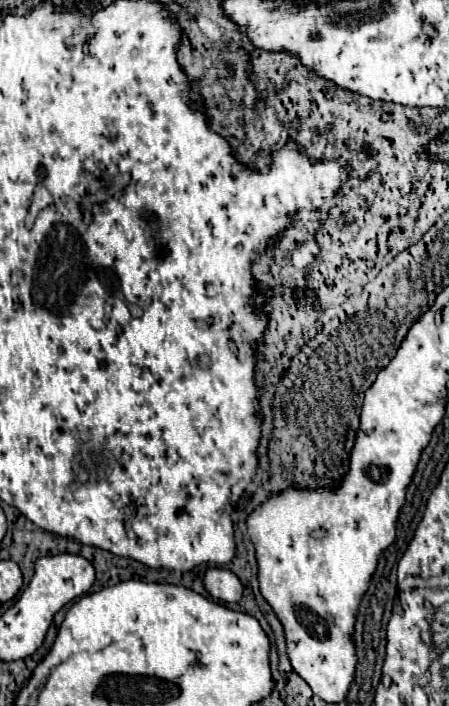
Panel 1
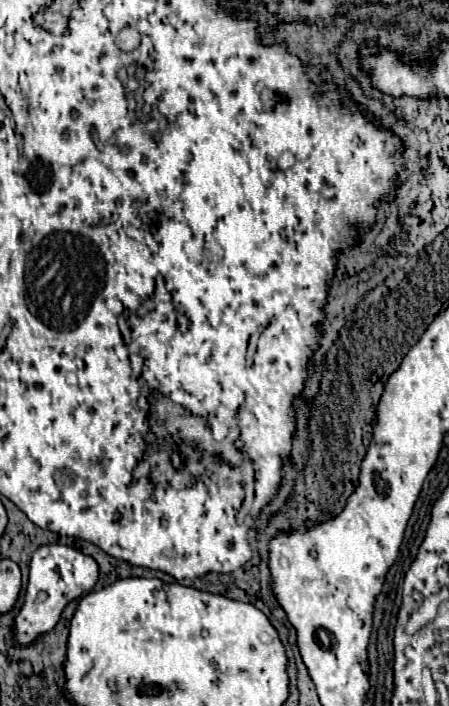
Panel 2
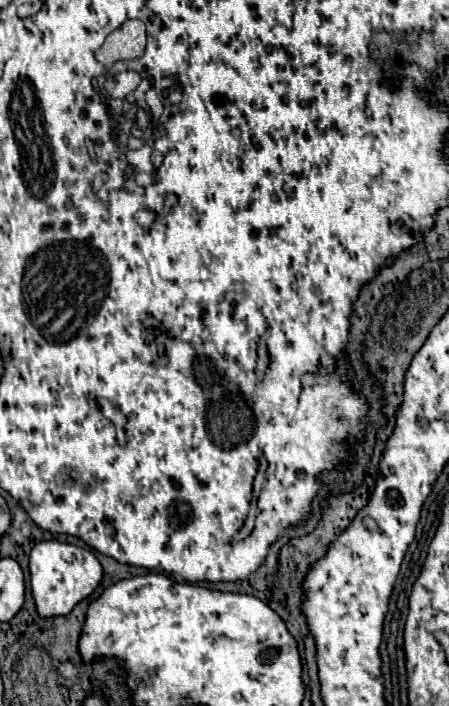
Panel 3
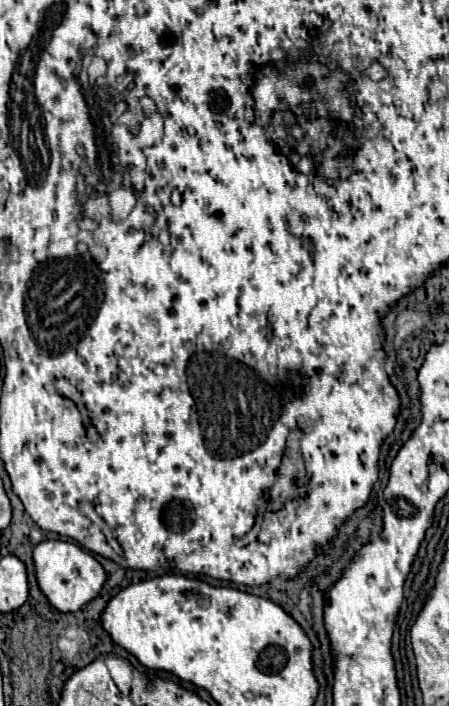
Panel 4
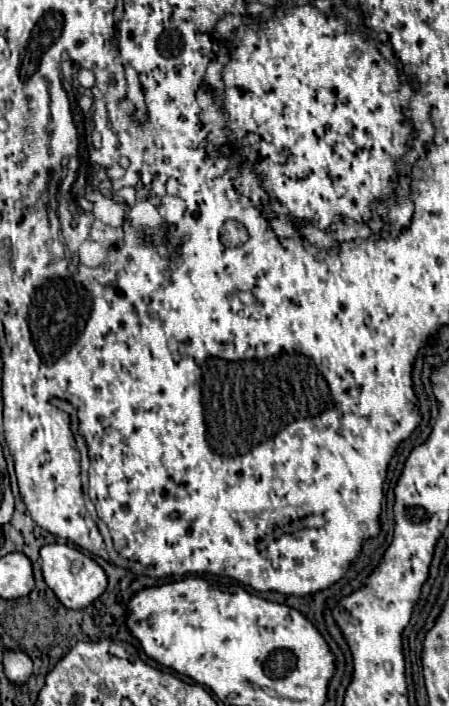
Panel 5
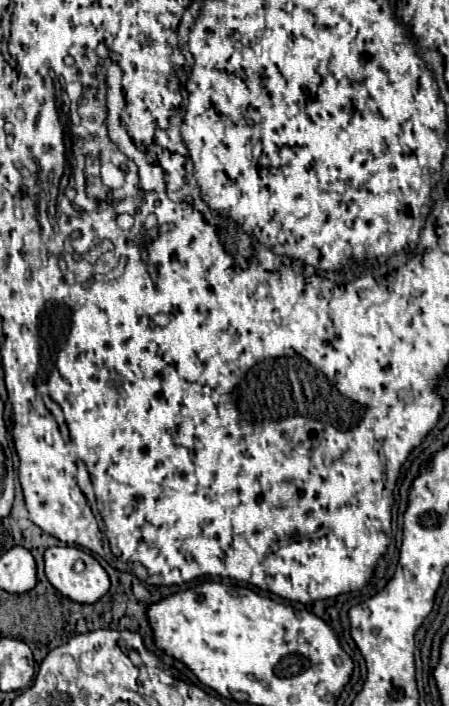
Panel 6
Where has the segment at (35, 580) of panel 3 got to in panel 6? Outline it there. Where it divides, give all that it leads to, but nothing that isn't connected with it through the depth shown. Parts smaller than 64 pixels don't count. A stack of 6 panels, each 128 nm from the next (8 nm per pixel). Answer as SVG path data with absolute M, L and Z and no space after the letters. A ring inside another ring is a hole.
M54 546L54 548L48 548L48 550L44 552L44 562L46 562L46 578L50 580L50 584L52 584L62 596L70 598L72 602L78 602L78 604L94 604L94 602L100 600L100 598L108 592L108 588L110 588L110 580L108 580L106 570L100 566L100 562L98 562L92 554L88 554L88 552L80 550L80 548L72 548L72 546ZM78 558L82 558L82 560L86 562L84 572L80 572L80 574L76 574L76 572L72 570L72 564L74 564Z

